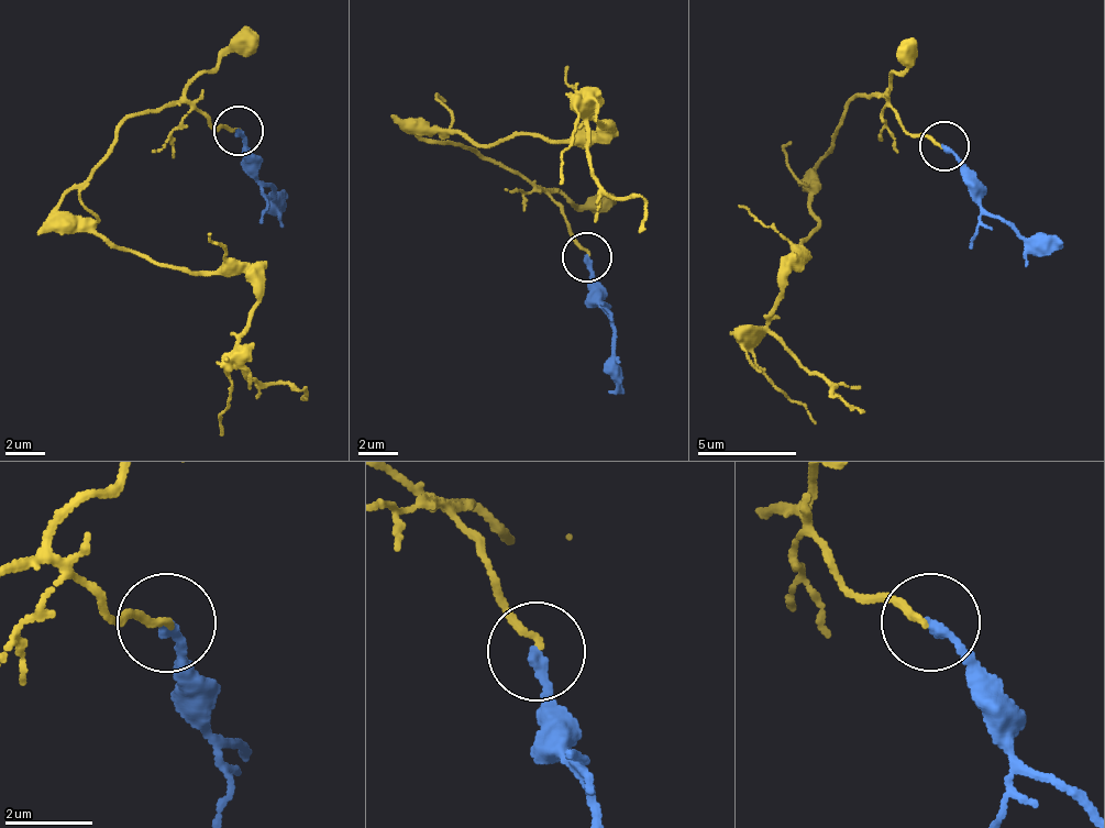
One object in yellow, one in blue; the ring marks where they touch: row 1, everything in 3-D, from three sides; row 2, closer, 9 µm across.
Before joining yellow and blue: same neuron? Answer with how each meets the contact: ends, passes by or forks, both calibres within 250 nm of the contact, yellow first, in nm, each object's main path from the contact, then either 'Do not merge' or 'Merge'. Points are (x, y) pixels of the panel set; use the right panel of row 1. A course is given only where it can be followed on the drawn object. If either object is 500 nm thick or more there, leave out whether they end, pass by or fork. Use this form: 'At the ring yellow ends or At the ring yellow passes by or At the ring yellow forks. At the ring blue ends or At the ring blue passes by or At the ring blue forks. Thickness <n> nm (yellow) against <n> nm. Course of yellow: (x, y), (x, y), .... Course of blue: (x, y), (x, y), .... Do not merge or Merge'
At the ring yellow ends. At the ring blue ends. Thickness 160 nm (yellow) against 220 nm. Course of yellow: (942, 147), (864, 94), (819, 163), (810, 206), (820, 218), (768, 329), (836, 384), (833, 399), (864, 414). Course of blue: (942, 147), (985, 211), (1025, 238), (1054, 238), (1064, 244). Merge

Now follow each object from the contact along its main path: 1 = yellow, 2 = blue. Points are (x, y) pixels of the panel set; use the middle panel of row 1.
1: (586, 256), (548, 190), (413, 132), (607, 127), (589, 120), (587, 161), (645, 200), (640, 232)
2: (586, 256), (588, 287), (607, 311), (616, 355), (616, 385), (625, 395)

